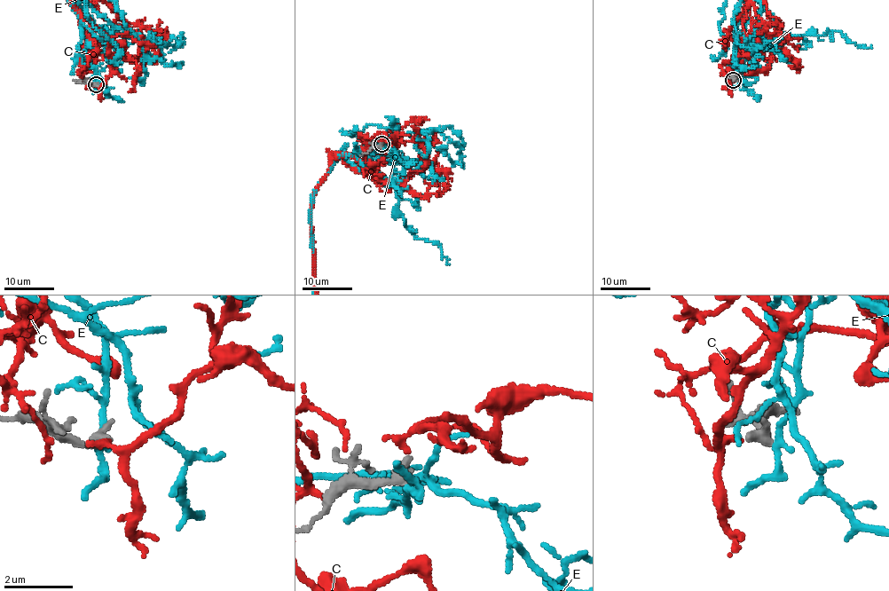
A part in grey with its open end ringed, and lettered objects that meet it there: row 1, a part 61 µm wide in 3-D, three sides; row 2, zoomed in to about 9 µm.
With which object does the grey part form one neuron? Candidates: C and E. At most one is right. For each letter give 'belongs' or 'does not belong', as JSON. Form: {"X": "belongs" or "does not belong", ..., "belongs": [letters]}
{"C": "belongs", "E": "does not belong", "belongs": ["C"]}

